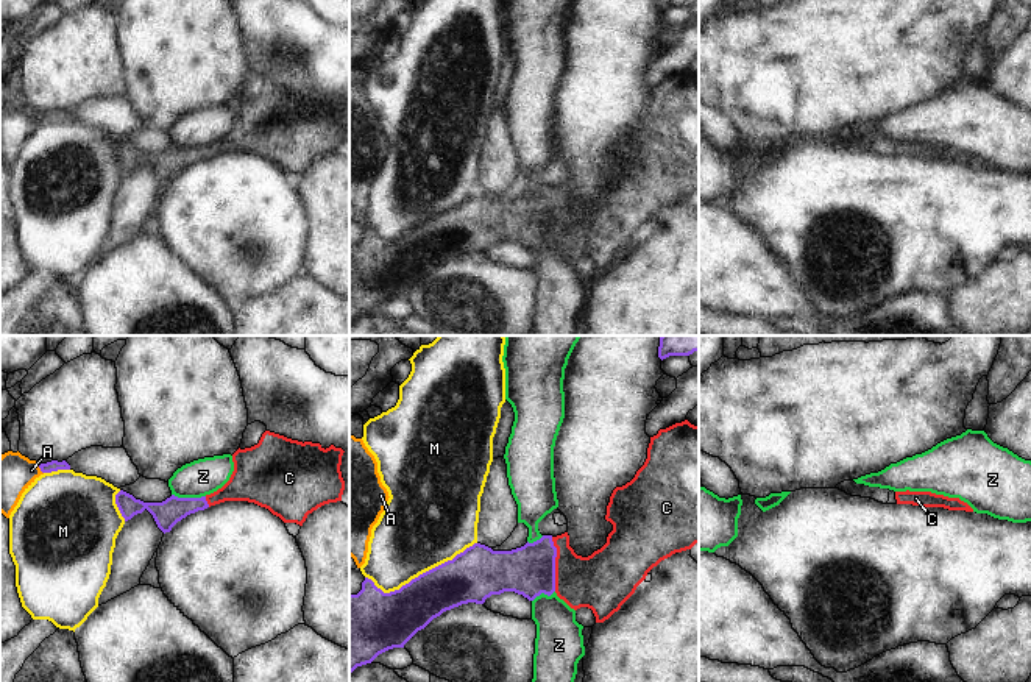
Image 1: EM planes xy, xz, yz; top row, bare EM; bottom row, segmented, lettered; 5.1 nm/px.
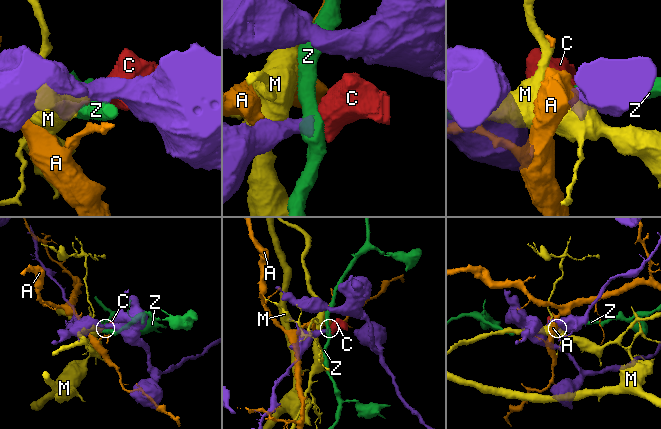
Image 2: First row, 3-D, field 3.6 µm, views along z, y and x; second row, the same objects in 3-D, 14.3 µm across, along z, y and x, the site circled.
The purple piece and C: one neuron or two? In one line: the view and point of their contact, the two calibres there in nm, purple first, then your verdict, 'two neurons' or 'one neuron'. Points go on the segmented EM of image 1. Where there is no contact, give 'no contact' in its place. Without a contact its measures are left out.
xz (554, 564) | 260/280 nm | one neuron

